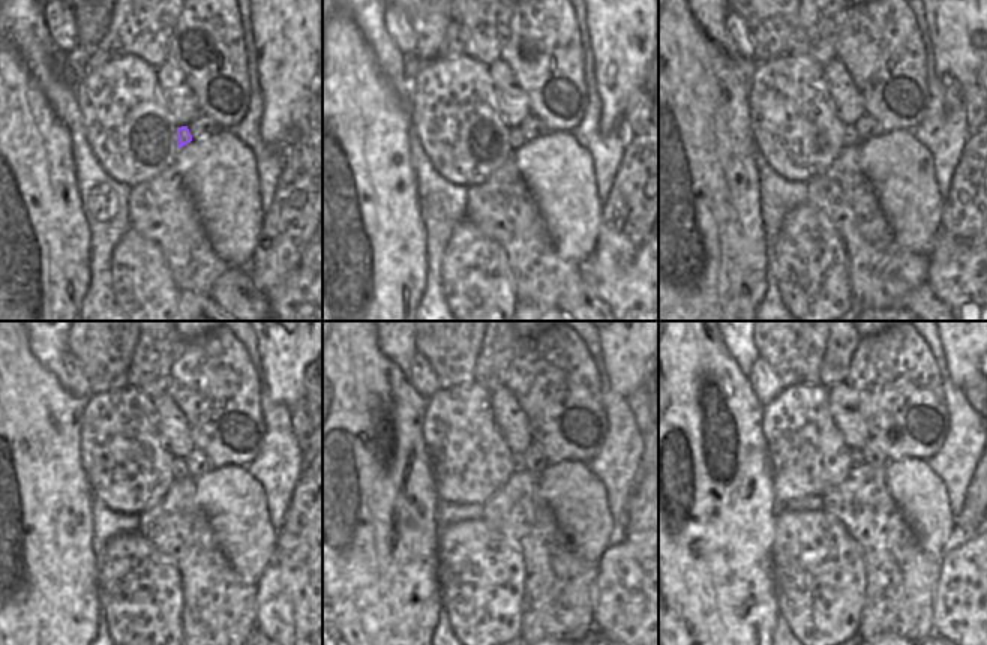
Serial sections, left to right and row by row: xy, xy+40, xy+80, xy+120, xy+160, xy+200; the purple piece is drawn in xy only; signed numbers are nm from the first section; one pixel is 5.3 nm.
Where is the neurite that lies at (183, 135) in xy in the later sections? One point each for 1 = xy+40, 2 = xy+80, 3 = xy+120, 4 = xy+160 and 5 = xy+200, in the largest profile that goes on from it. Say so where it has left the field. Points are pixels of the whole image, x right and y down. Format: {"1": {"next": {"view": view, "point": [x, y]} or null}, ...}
{"1": {"next": {"view": "xy+40", "point": [516, 138]}}, "2": {"next": {"view": "xy+80", "point": [851, 137]}}, "3": {"next": {"view": "xy+120", "point": [180, 471]}}, "4": {"next": {"view": "xy+160", "point": [519, 462]}}, "5": {"next": {"view": "xy+200", "point": [855, 458]}}}

